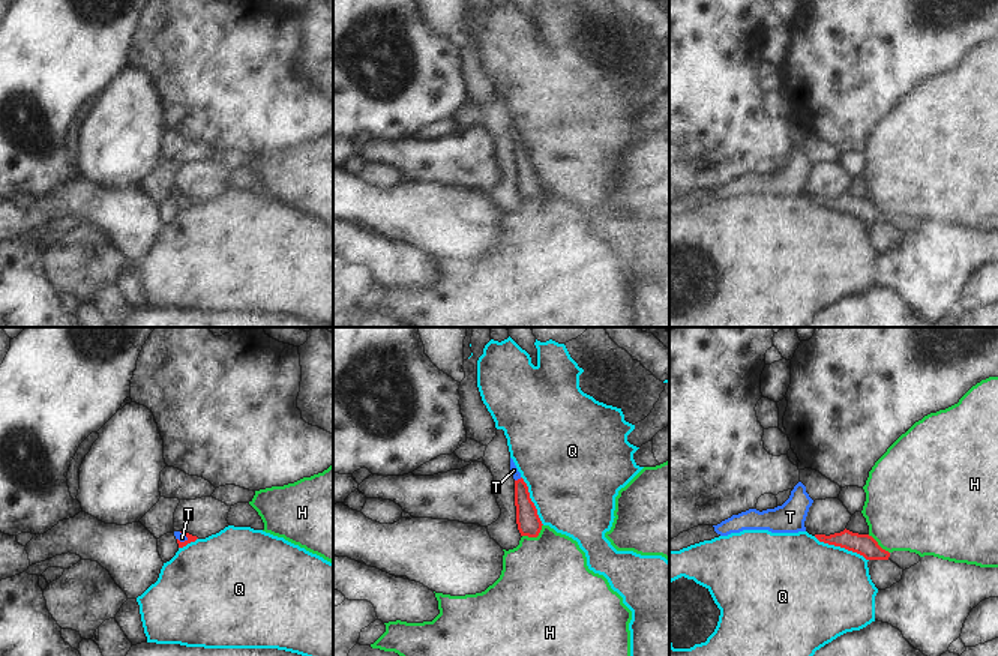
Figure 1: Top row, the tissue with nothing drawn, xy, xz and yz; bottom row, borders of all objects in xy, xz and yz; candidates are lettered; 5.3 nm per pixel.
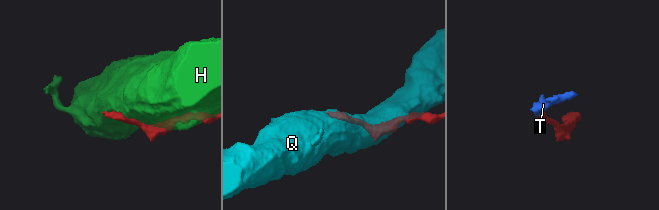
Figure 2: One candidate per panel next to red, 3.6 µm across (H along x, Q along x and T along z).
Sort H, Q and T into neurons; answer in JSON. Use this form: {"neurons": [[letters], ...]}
{"neurons": [["H"], ["Q"], ["T"]]}

